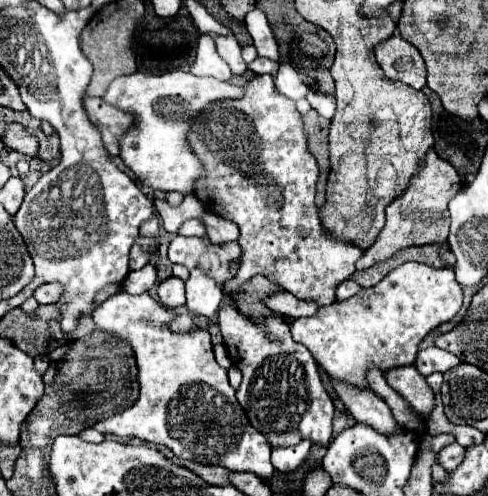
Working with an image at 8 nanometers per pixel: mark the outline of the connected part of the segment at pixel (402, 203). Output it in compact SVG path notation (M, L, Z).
M430 150L422 170L412 178L410 186L406 188L406 194L396 198L396 202L392 202L386 208L386 226L378 234L376 242L364 252L364 258L358 260L356 270L366 270L378 262L384 262L392 258L398 250L408 246L424 246L424 244L442 246L446 242L446 234L450 226L448 202L454 198L454 194L460 188L462 188L462 182L454 166L444 162L442 158L436 156L434 150Z

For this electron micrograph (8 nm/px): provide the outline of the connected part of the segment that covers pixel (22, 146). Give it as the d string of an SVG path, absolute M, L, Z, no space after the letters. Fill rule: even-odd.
M10 122L10 124L8 124L8 128L6 128L4 136L2 136L2 142L4 142L8 148L16 150L16 152L28 154L28 156L32 156L32 158L38 156L38 140L36 140L32 134L28 134L28 132L24 130L24 126L18 124L18 122Z

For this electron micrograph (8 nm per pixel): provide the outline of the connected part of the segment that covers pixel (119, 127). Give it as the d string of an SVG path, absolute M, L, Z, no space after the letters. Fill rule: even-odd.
M84 96L84 110L88 114L88 120L100 130L102 144L110 154L118 154L118 138L124 134L124 130L130 126L132 118L128 114L122 114L122 110L116 110L102 102L100 98Z

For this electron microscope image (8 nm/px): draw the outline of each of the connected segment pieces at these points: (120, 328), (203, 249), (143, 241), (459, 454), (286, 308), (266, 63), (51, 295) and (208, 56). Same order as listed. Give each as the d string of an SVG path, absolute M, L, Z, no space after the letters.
M118 292L94 310L92 320L96 330L128 342L134 350L140 384L134 406L96 422L94 430L128 438L136 436L166 446L174 456L184 460L224 466L230 472L252 472L262 480L270 480L274 476L270 444L250 426L240 408L226 370L214 360L210 334L200 328L194 328L188 334L172 334L166 328L172 318L174 312L148 294L132 296Z
M182 234L174 236L174 240L168 246L168 260L182 264L190 270L190 278L186 280L186 306L192 314L210 318L220 310L220 302L224 298L222 280L234 276L234 266L238 266L240 252L242 250L238 244L218 246L218 244L212 244L208 238L182 236Z
M138 238L136 244L132 246L132 250L130 250L130 270L138 270L138 268L144 268L148 264L150 250L146 248L146 244L156 244L156 242L150 240L150 238Z
M454 442L438 452L438 462L442 462L442 466L446 466L446 470L452 472L464 462L464 456L466 456L466 448L462 448L460 444Z
M278 292L278 294L272 294L268 296L266 300L266 306L270 310L274 310L276 314L284 314L284 316L290 316L290 318L300 318L300 316L314 316L318 312L318 304L312 302L312 300L300 300L296 298L294 294L290 292Z
M256 58L256 62L252 62L250 68L252 68L256 74L270 74L270 76L274 76L278 64L274 64L274 62L268 60L268 58Z
M44 284L44 286L36 288L32 296L38 300L38 304L52 304L52 302L56 302L60 292L62 292L62 286L58 286L58 284Z
M202 34L198 40L198 56L196 56L196 62L192 64L190 72L196 76L214 76L218 80L232 78L228 64L218 56L214 40L206 34Z

